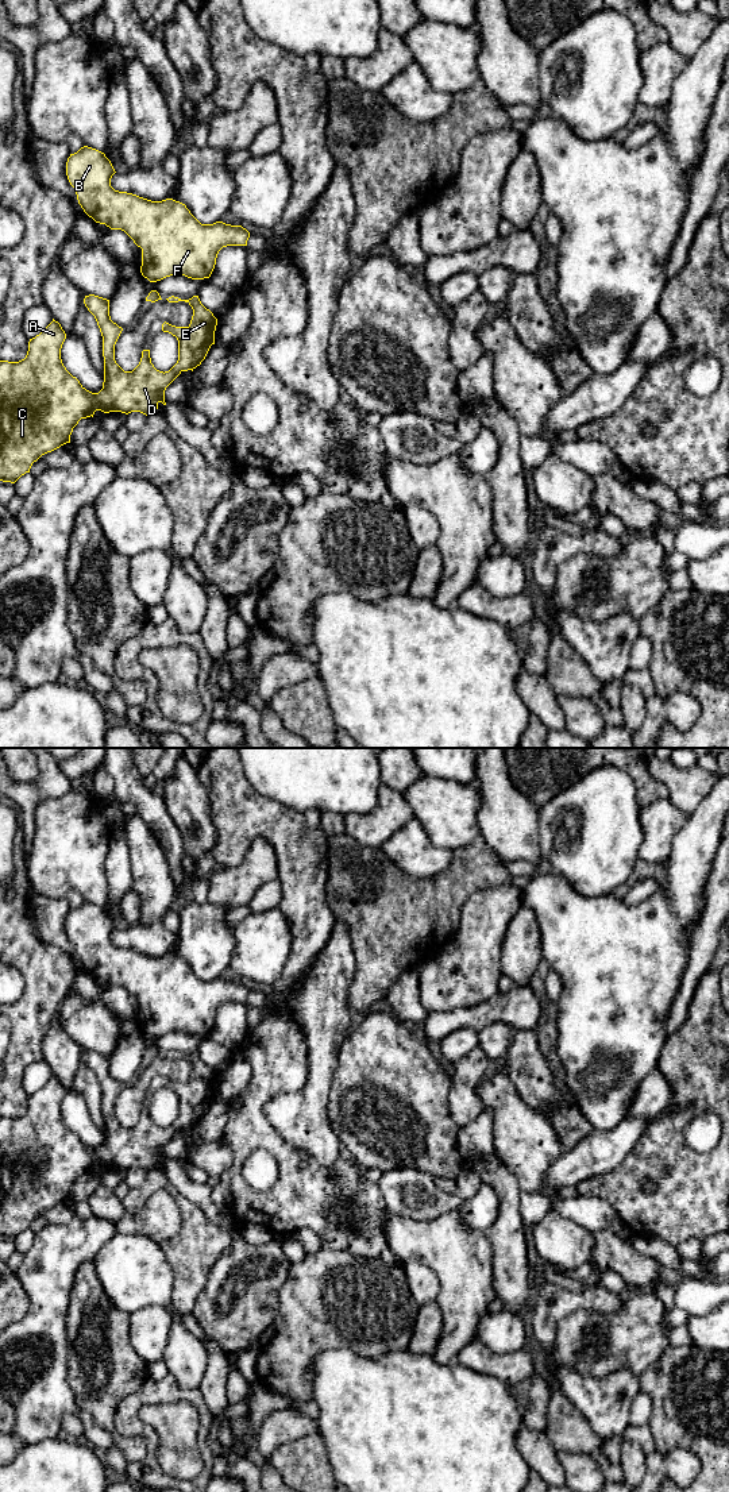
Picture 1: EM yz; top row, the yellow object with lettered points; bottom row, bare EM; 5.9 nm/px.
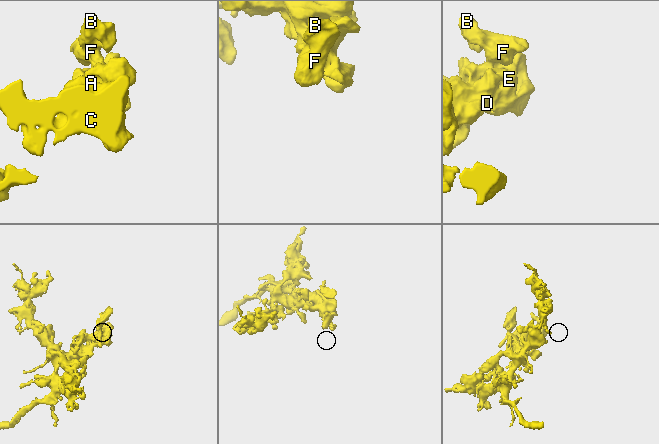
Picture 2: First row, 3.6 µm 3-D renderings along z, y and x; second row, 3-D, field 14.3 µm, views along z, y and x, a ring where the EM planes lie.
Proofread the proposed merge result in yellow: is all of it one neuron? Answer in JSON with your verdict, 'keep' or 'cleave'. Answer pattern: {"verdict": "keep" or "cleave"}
{"verdict": "keep"}

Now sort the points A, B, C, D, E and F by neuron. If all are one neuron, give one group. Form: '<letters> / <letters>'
A B C D E F

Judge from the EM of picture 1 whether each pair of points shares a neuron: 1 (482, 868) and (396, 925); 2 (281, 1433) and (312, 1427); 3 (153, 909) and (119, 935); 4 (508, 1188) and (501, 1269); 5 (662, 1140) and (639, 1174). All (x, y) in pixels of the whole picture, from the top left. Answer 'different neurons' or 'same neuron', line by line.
1: same neuron
2: same neuron
3: different neurons
4: same neuron
5: same neuron

